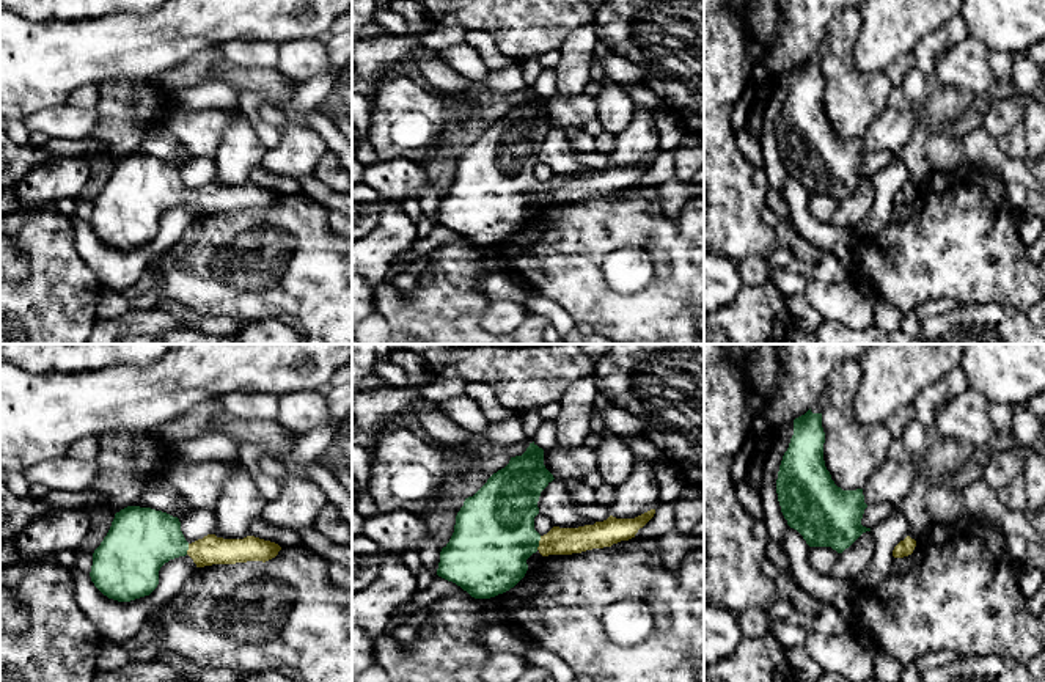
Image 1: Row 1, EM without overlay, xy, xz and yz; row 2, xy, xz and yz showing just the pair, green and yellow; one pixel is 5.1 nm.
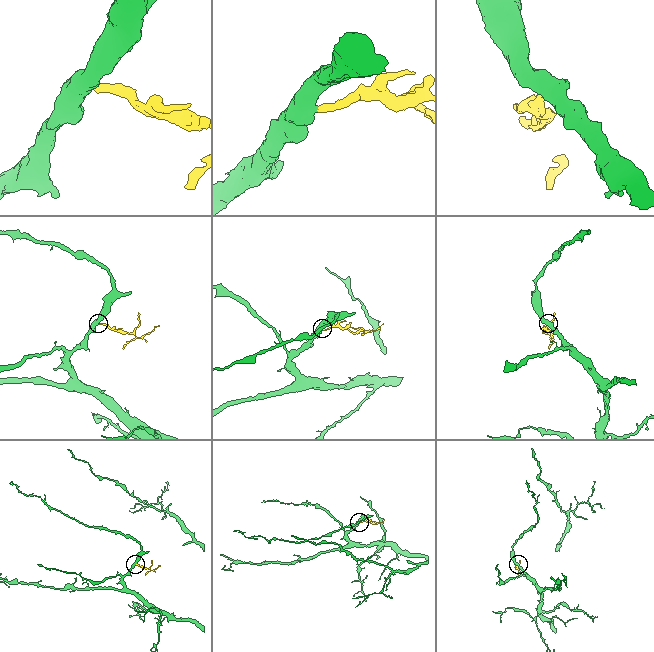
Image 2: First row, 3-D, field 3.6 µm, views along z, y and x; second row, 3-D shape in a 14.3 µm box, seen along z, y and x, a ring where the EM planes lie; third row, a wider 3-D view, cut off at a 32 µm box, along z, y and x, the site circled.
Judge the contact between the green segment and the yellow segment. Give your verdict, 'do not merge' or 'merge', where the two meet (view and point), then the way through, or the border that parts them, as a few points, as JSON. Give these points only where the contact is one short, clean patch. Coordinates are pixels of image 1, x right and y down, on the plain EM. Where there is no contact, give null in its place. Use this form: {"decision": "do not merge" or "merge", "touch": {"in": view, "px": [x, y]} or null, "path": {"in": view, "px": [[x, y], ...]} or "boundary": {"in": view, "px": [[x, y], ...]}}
{"decision": "merge", "touch": {"in": "xz", "px": [538, 190]}, "path": {"in": "xz", "px": [[494, 183], [538, 190], [558, 189]]}}

